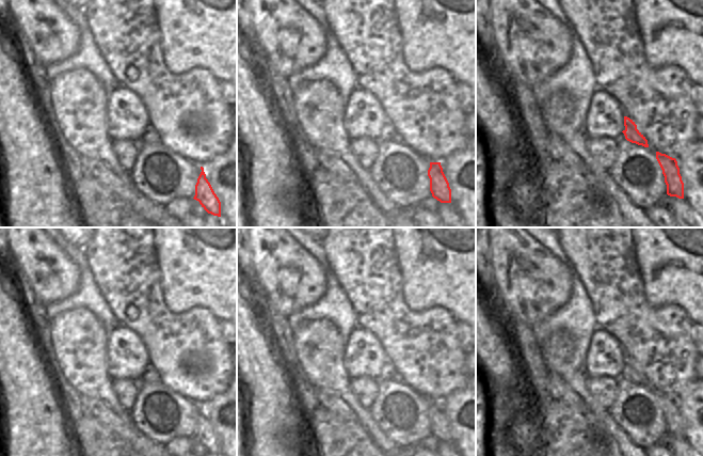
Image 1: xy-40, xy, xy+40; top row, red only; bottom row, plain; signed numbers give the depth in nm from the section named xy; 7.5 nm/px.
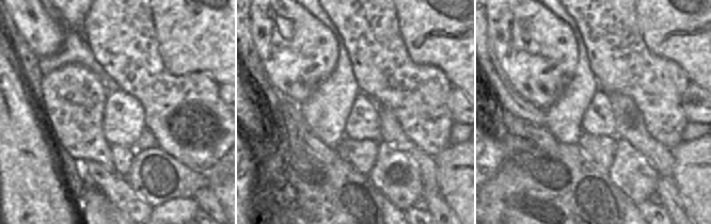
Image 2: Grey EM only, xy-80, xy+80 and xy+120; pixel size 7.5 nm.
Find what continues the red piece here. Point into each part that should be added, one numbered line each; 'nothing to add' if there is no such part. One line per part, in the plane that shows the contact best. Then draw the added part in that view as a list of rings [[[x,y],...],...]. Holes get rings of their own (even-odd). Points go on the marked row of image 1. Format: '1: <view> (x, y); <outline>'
nothing to add

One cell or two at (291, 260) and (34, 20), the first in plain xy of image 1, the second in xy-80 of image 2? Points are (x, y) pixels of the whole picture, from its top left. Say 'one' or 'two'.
one

